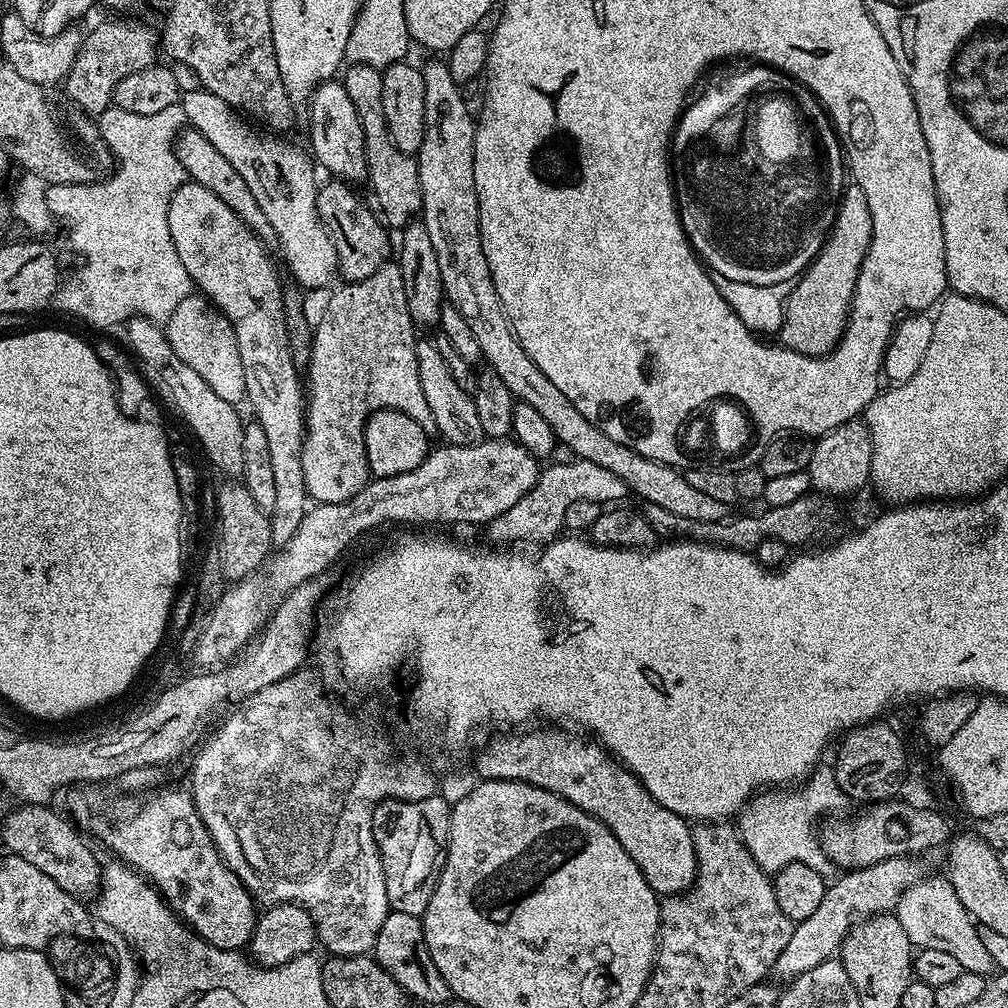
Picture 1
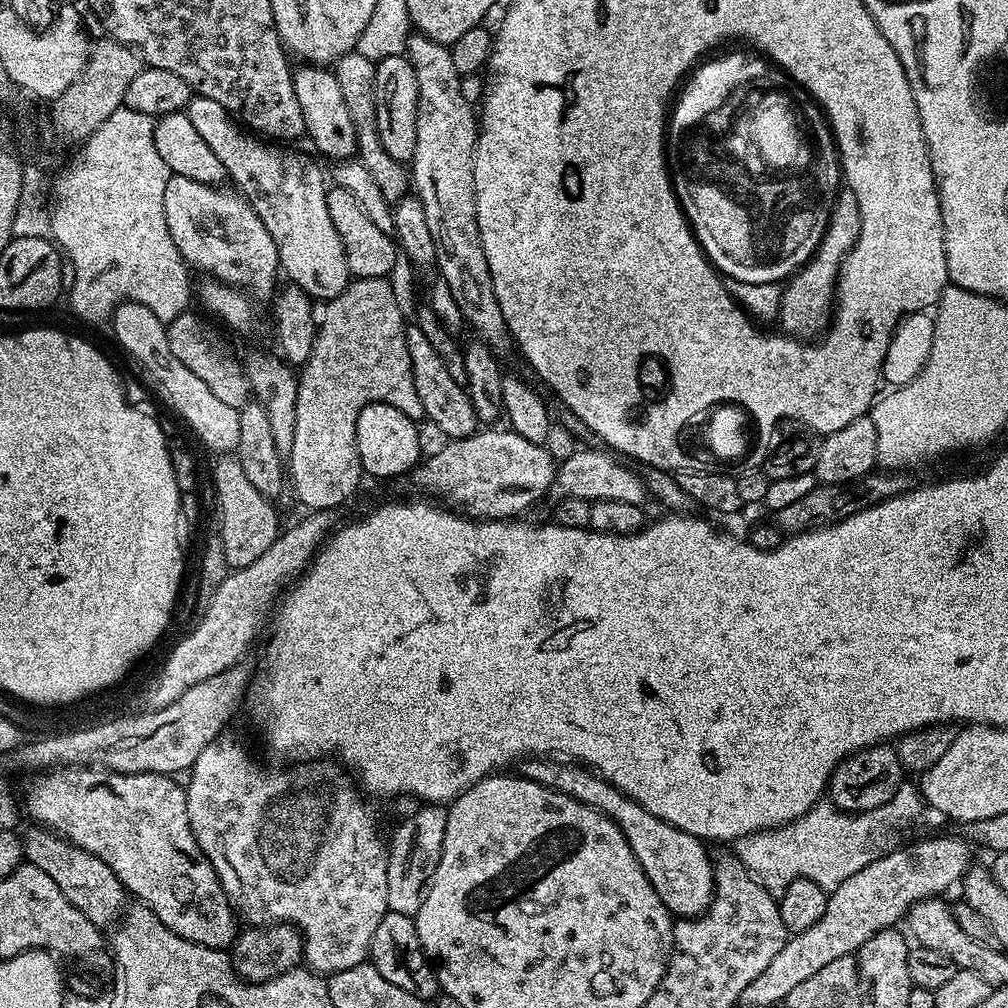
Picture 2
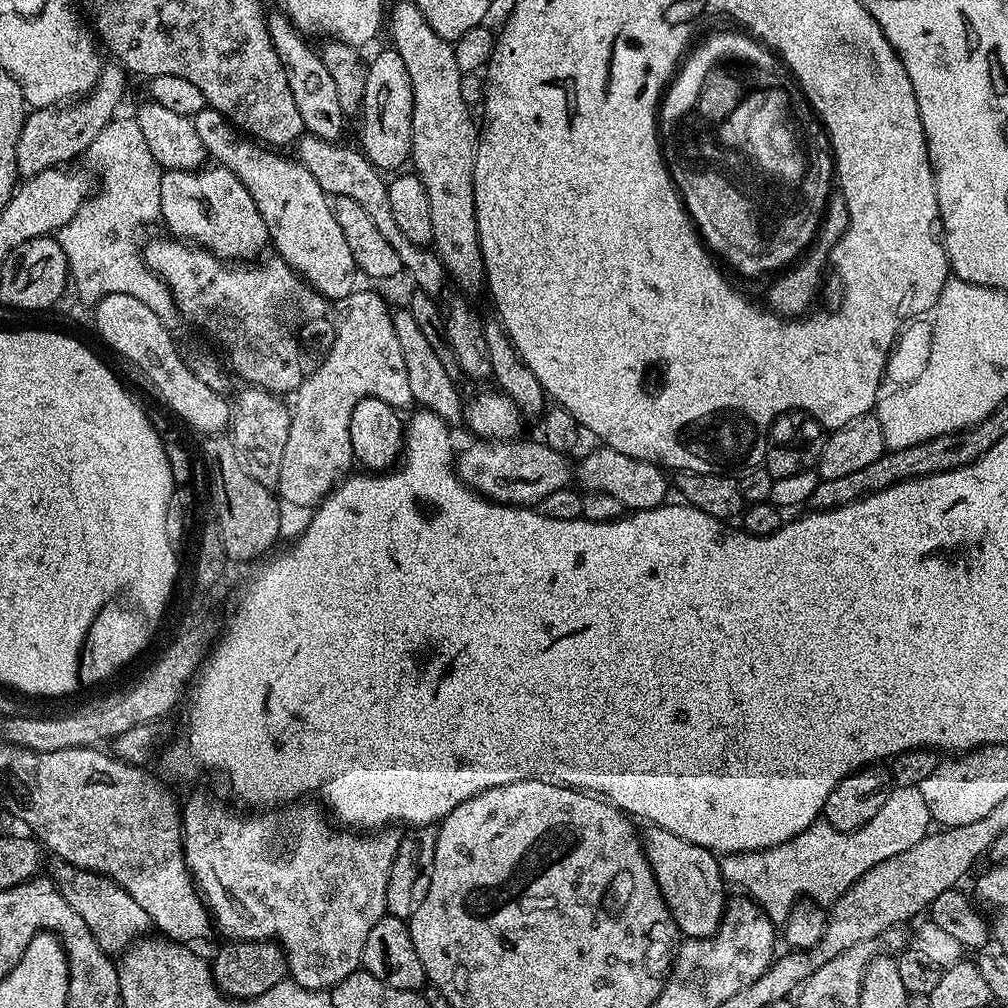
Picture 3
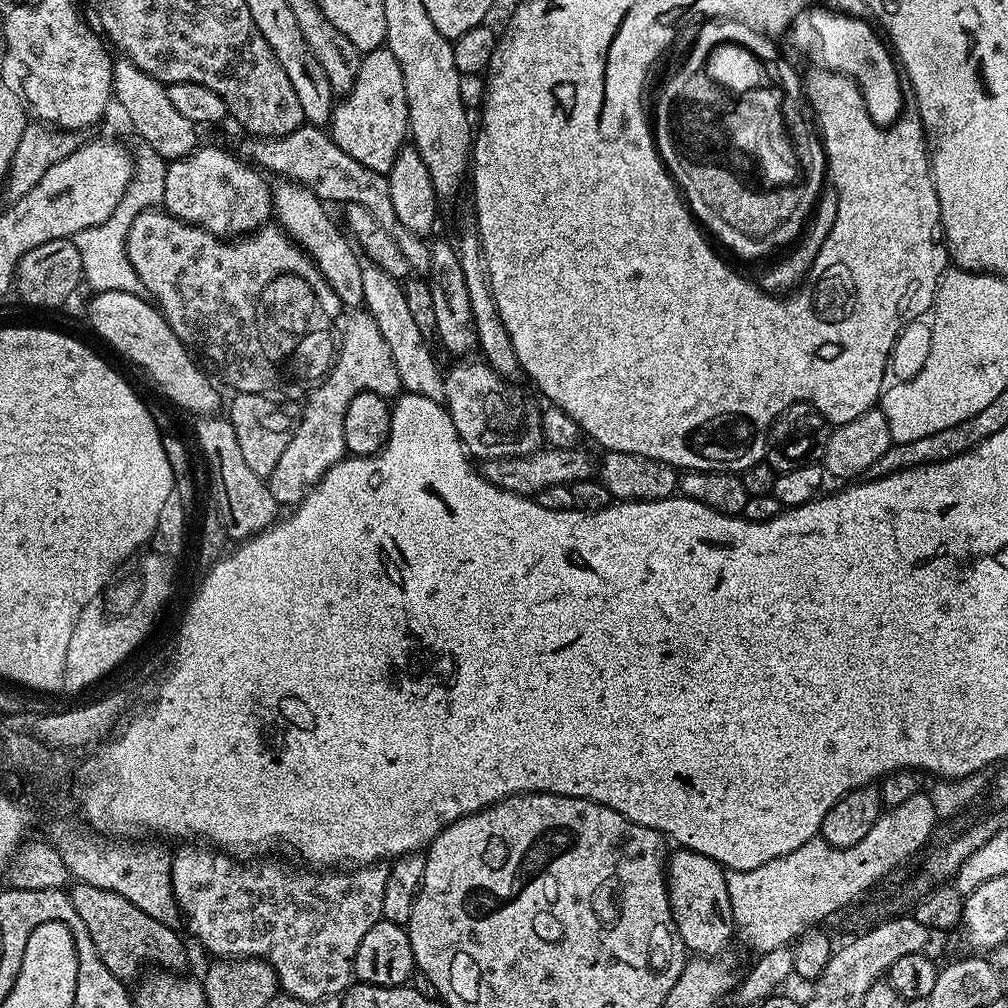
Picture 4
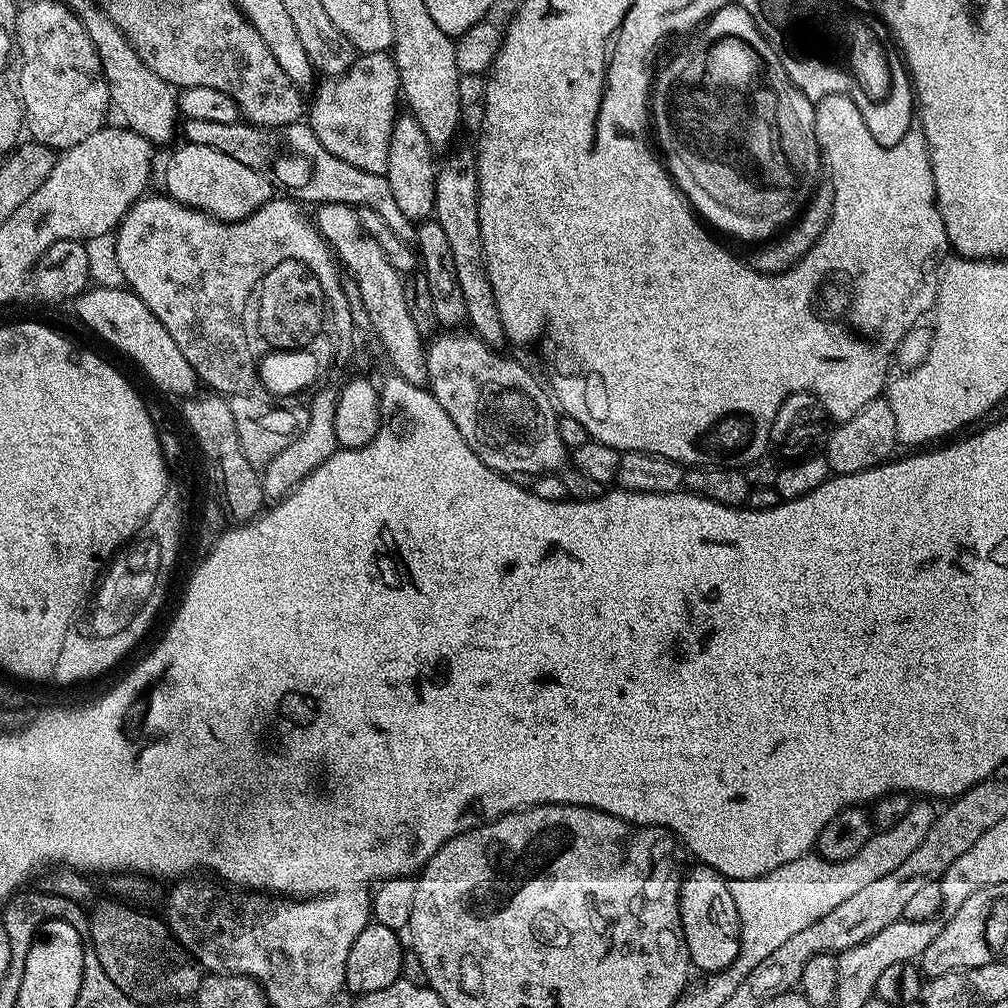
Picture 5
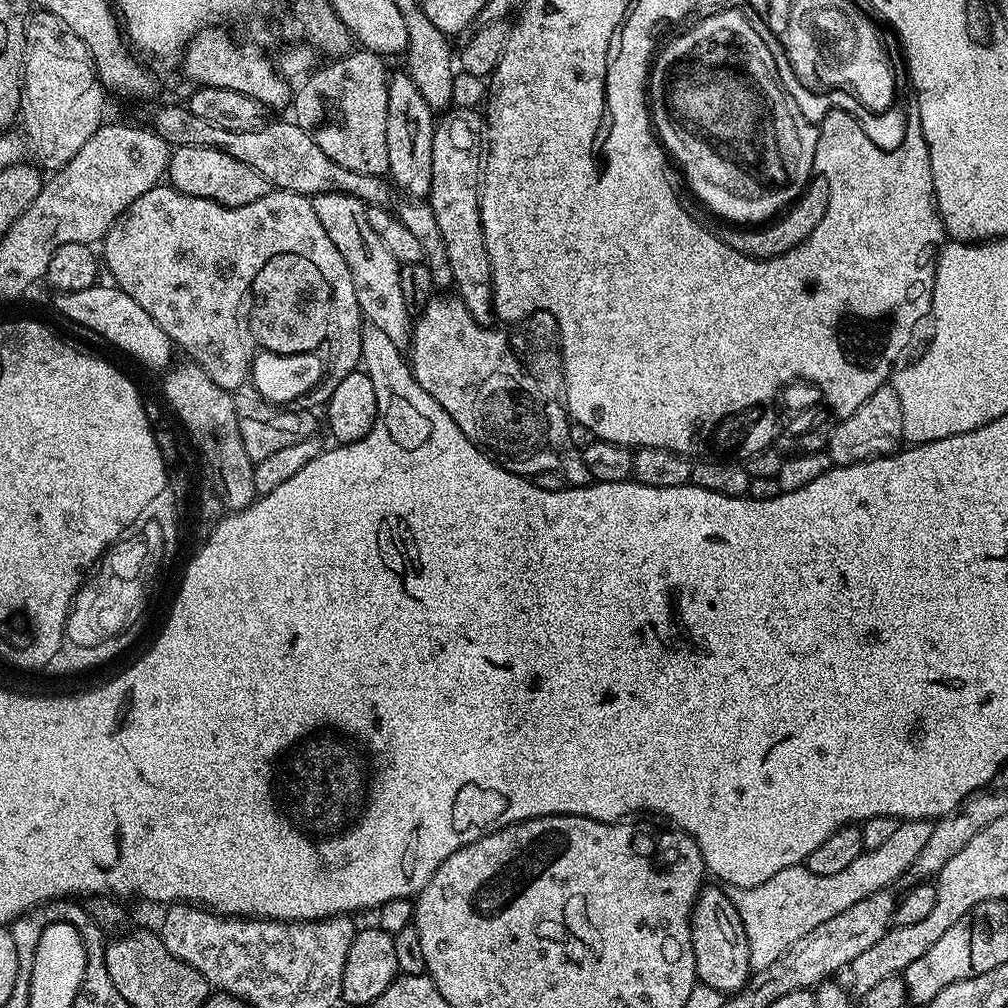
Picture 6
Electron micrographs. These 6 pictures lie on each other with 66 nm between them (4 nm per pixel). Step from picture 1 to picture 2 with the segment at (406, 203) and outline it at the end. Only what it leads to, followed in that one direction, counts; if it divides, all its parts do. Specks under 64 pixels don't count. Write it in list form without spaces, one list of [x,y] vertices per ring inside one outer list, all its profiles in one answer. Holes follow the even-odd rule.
[[[353,50],[346,56],[335,61],[334,71],[338,78],[338,86],[342,90],[342,98],[346,101],[346,107],[350,113],[350,119],[354,121],[356,131],[356,151],[361,164],[370,170],[378,190],[382,190],[382,198],[389,202],[400,200],[410,192],[410,172],[401,161],[390,158],[382,146],[382,138],[378,138],[378,126],[376,125],[376,95],[374,94],[374,82],[376,81],[377,61],[360,55]]]

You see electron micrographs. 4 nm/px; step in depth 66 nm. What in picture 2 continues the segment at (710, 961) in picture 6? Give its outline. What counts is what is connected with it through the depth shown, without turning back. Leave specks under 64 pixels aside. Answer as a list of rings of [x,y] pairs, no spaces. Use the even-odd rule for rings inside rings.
[[[528,758],[523,761],[522,774],[527,780],[533,780],[539,784],[545,784],[547,788],[556,788],[562,794],[572,796],[578,802],[582,802],[591,808],[597,808],[602,814],[606,814],[626,834],[630,850],[634,850],[634,858],[642,866],[646,878],[654,886],[654,894],[662,898],[662,902],[667,906],[668,911],[676,918],[695,918],[703,916],[704,911],[710,906],[712,893],[716,890],[714,882],[713,857],[708,857],[705,841],[699,840],[694,834],[686,834],[686,830],[678,830],[670,822],[650,814],[650,810],[643,808],[638,802],[634,802],[627,794],[615,788],[610,781],[603,780],[601,776],[596,775],[591,768],[581,766],[576,762],[561,762],[556,758]]]

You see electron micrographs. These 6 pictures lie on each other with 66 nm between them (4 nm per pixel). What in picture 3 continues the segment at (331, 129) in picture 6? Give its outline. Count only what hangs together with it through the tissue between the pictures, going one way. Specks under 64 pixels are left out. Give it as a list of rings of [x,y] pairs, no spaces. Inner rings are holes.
[[[385,48],[385,52],[380,52],[373,60],[367,61],[366,94],[362,98],[358,117],[358,148],[381,173],[392,174],[403,169],[409,163],[412,154],[414,94],[410,90],[410,73],[406,71],[406,62],[402,62],[402,57],[396,53],[395,48]]]

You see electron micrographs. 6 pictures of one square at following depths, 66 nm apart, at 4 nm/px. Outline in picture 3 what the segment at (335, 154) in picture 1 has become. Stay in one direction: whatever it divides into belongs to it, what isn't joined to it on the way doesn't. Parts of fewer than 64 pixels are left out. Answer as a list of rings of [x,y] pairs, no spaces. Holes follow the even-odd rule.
[[[272,10],[267,13],[270,42],[274,42],[274,50],[282,62],[282,70],[286,70],[286,82],[290,86],[290,94],[294,94],[294,106],[298,106],[298,114],[302,114],[304,131],[307,135],[317,136],[333,142],[341,139],[346,117],[342,106],[338,106],[338,93],[334,87],[334,77],[326,70],[326,62],[322,62],[319,51],[311,48],[303,33],[297,31],[294,22],[285,12]]]

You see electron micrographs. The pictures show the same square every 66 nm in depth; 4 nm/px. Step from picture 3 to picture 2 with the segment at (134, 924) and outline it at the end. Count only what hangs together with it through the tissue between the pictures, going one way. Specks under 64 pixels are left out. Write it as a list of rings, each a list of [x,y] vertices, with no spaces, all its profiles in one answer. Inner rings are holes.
[[[32,826],[28,833],[23,833],[22,843],[24,860],[38,866],[38,870],[43,870],[58,885],[58,890],[66,894],[70,903],[82,910],[82,914],[86,914],[86,918],[90,918],[90,922],[94,922],[97,928],[107,929],[107,924],[115,925],[121,919],[126,908],[126,893],[114,870],[110,870],[102,858],[82,850],[43,826]]]

